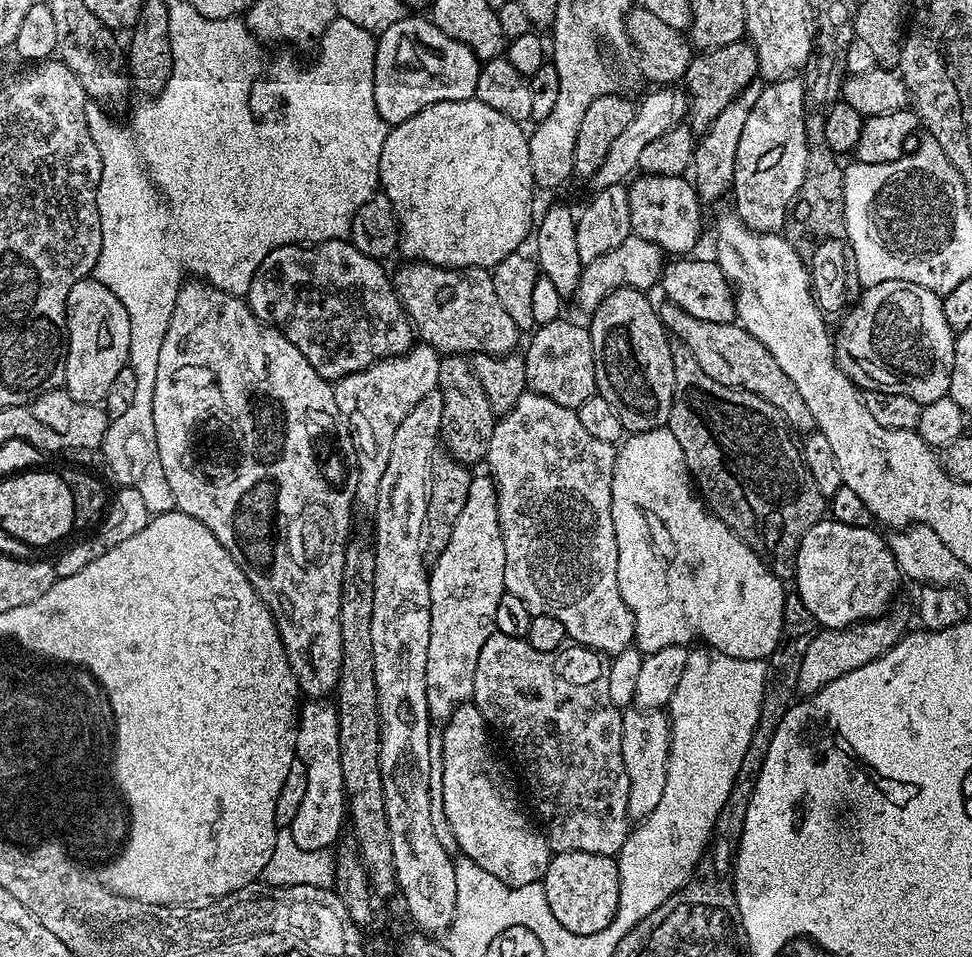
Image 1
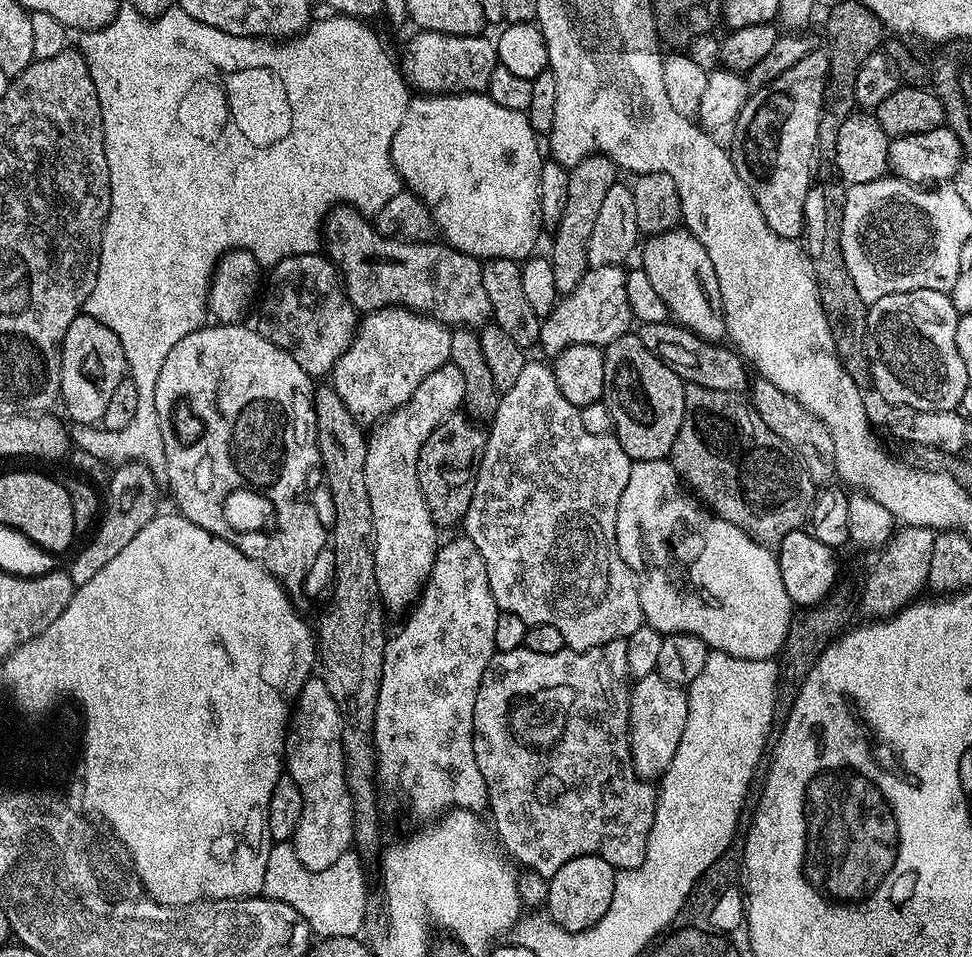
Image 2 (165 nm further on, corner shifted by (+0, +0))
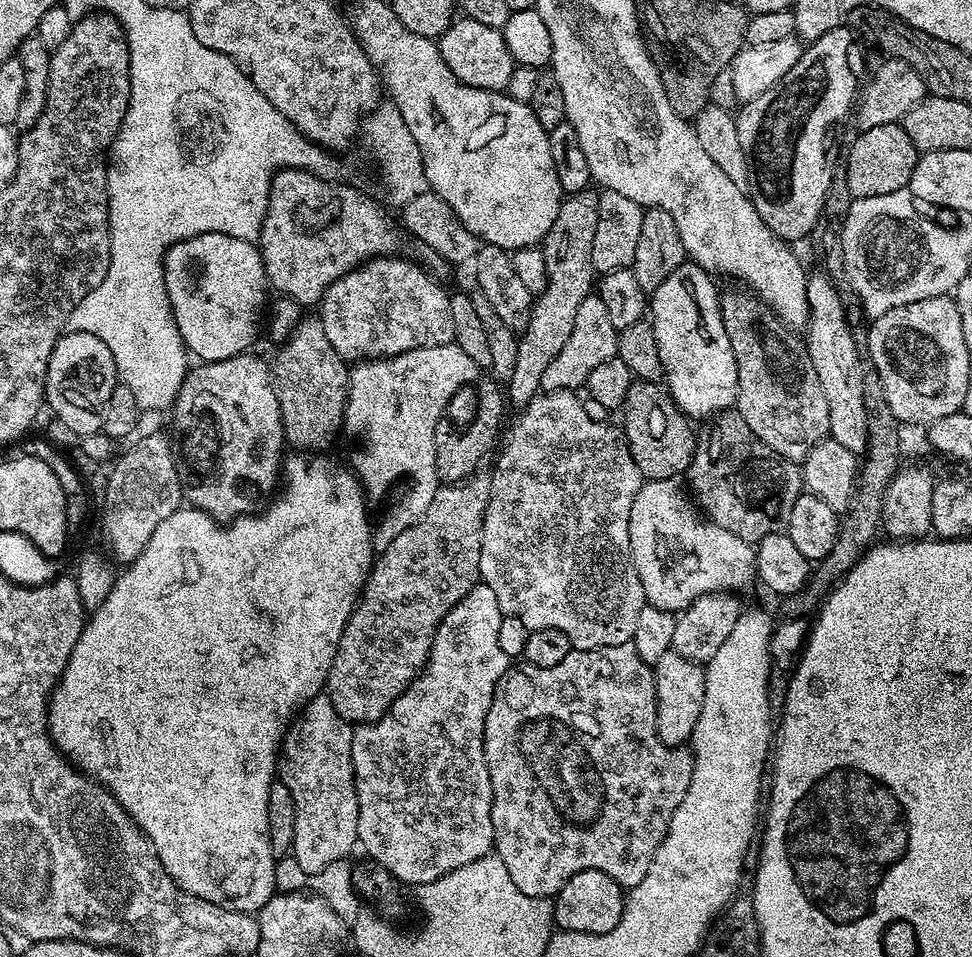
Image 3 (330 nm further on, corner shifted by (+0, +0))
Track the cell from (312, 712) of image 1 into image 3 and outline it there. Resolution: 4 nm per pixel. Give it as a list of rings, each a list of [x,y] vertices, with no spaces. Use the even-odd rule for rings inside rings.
[[[321,694],[308,701],[298,715],[288,725],[284,743],[280,745],[278,757],[278,778],[290,790],[294,798],[294,842],[291,855],[296,857],[298,866],[307,872],[321,872],[326,866],[345,859],[348,851],[357,847],[356,831],[358,830],[358,794],[352,765],[352,734],[354,728],[343,720],[334,710],[327,694]]]

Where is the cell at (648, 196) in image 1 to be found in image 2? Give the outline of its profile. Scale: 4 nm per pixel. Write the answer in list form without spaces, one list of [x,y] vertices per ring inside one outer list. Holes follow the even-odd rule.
[[[677,226],[668,232],[659,232],[657,236],[647,237],[642,244],[644,261],[642,267],[650,286],[658,293],[658,298],[668,308],[671,319],[682,328],[689,328],[695,336],[709,342],[725,339],[724,295],[718,290],[718,274],[706,246],[694,238],[694,234],[683,226]]]

